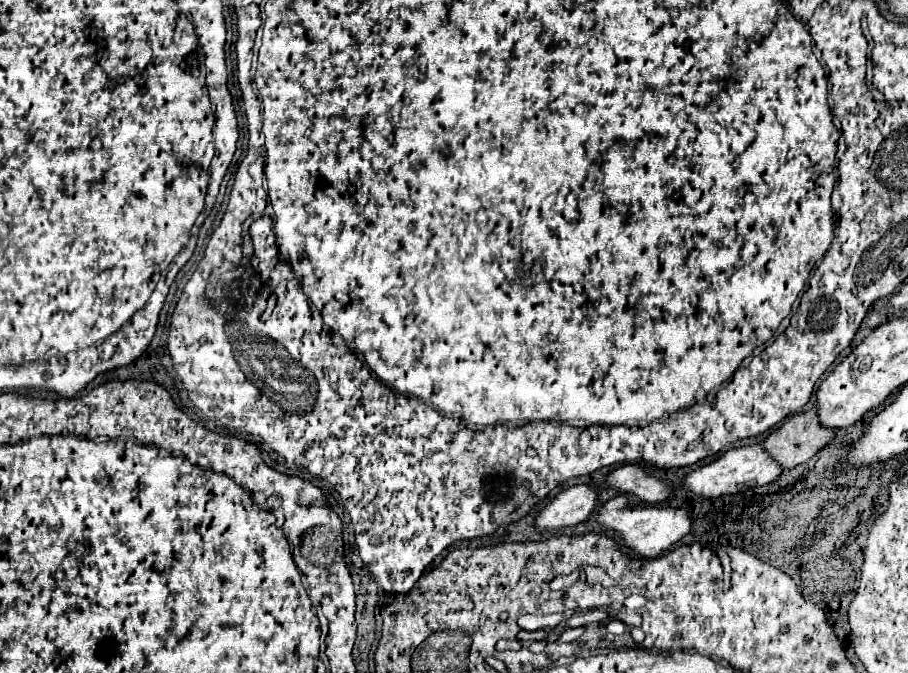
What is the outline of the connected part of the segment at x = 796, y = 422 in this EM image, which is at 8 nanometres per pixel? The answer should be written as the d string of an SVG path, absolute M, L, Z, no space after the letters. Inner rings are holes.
M810 409L792 415L786 423L774 429L764 439L764 449L780 467L792 469L808 461L832 437L832 429L824 429L816 419L816 411Z

